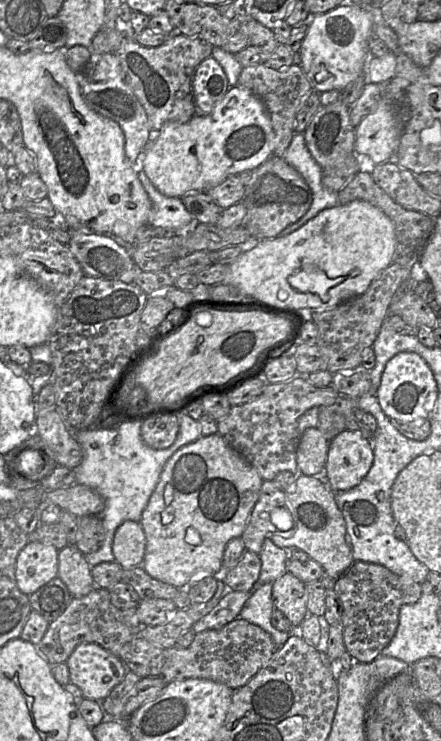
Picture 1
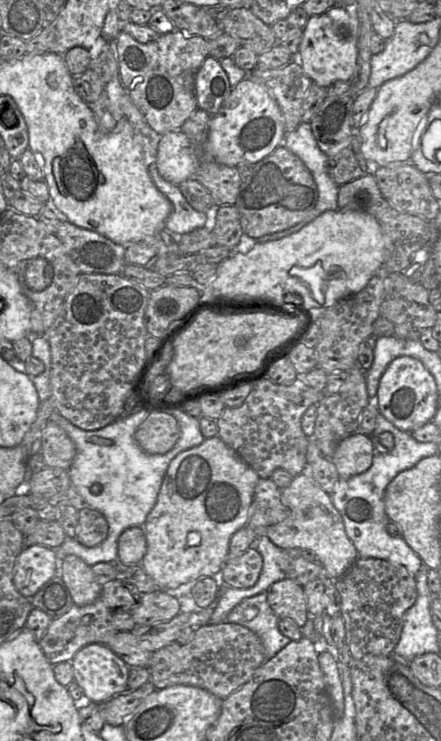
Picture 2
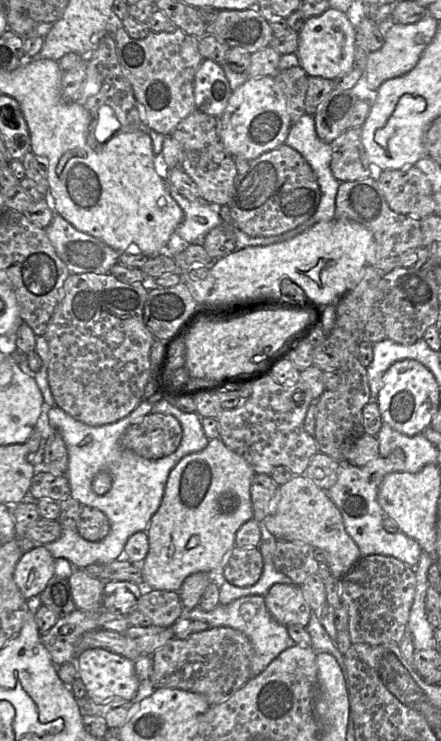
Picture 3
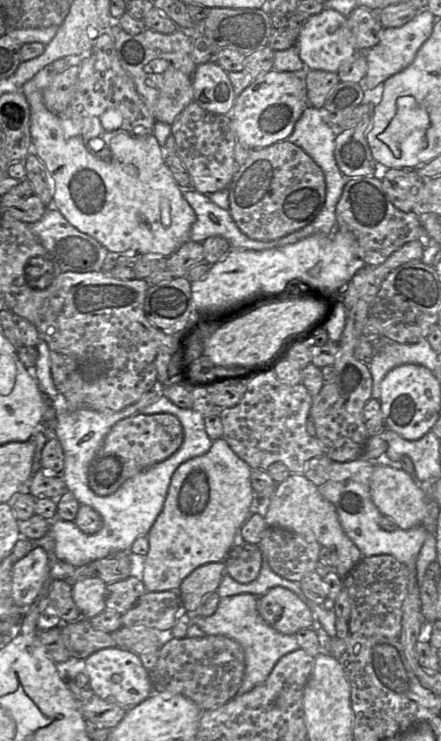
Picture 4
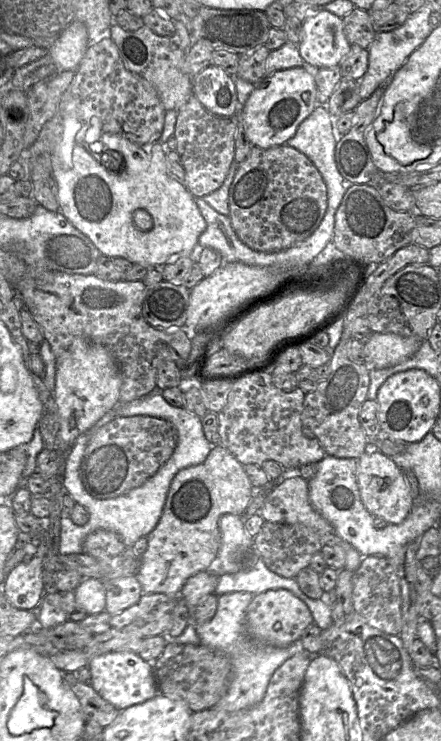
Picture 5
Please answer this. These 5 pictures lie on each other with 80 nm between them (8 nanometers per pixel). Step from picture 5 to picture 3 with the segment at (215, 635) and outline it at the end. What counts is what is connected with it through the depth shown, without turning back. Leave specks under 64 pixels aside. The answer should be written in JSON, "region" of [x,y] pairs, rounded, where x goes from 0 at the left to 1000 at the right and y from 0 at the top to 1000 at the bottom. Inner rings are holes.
{"region":[[[567,803],[535,808],[515,816],[494,815],[481,825],[463,825],[454,819],[420,825],[433,838],[467,839],[476,846],[522,846],[551,853],[567,864],[576,884],[569,893],[569,912],[583,912],[644,877],[671,868],[658,860],[649,845],[628,839],[605,823],[599,804]]]}

